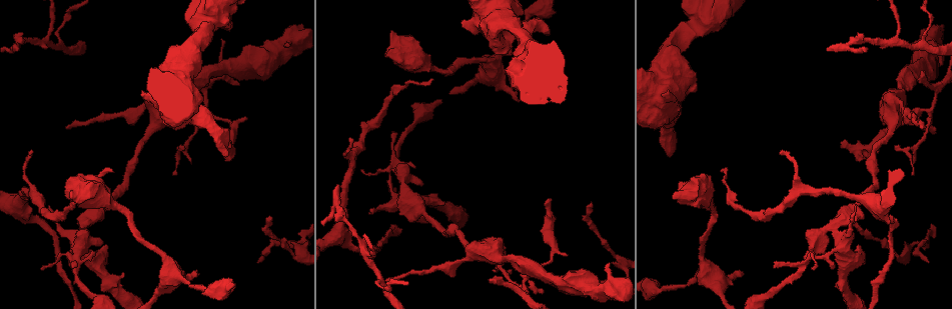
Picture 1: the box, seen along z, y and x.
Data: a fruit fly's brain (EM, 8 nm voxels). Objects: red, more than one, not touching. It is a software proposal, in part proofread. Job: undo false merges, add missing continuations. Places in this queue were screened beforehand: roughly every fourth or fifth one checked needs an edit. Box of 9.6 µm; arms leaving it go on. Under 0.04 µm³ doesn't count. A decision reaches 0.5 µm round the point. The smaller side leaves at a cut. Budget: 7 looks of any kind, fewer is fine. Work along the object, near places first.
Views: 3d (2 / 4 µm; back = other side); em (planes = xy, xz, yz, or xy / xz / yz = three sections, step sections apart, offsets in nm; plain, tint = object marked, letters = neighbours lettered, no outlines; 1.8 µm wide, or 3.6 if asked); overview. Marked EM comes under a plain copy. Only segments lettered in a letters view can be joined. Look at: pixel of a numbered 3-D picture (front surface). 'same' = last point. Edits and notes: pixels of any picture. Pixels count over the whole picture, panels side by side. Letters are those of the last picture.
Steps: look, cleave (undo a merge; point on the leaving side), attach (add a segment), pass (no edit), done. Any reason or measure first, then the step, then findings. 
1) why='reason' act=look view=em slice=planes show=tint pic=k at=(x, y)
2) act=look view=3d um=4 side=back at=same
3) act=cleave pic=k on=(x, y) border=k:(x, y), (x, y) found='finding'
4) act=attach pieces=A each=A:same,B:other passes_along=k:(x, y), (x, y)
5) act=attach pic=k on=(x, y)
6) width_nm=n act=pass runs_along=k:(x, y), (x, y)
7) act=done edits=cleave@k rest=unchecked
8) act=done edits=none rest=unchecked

why='an open end' act=look view=em slice=yz step=16 show=tint pic=1 at=(247, 119)

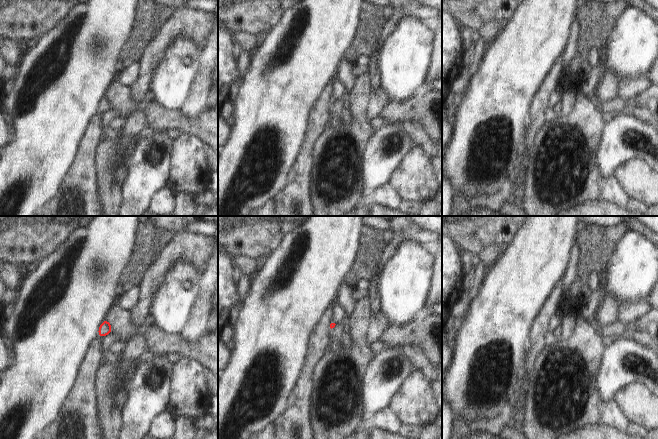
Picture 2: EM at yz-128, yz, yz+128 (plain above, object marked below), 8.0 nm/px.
why='another direction' act=look view=em slice=planes show=letters at=same

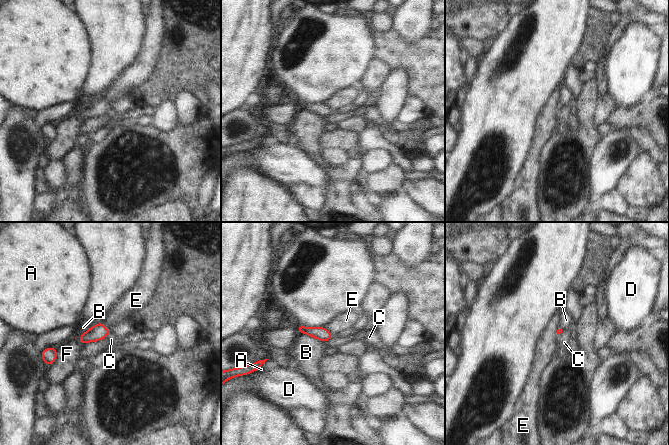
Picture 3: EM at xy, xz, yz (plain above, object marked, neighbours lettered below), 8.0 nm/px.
act=pass each=A:other,B:other,C:other,D:other,E:other,F:other border=3:(334, 335), (326, 341) found='none of them fits'

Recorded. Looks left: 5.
why='branch stops here' act=look view=3d um=2 pic=1 at=(517, 101)

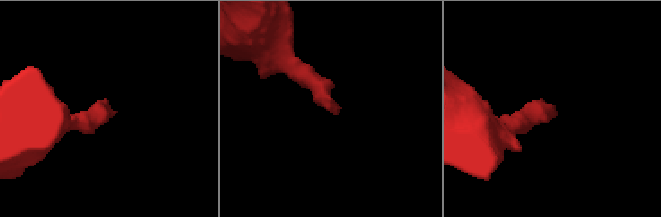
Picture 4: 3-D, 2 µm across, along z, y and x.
why='shape alone is not enough' act=look view=em slice=yz step=16 show=letters pic=4 at=(556, 114)

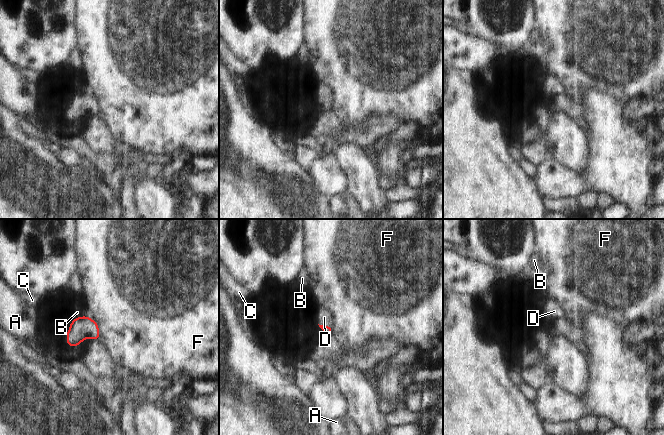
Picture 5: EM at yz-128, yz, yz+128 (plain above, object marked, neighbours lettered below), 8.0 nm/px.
why='cut it another way' act=look view=em slice=planes show=letters at=same

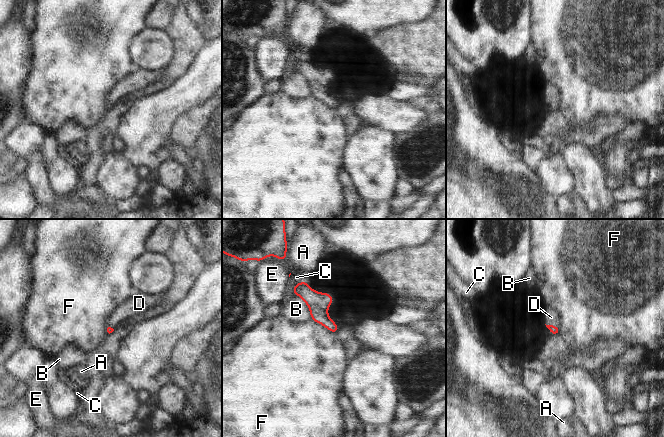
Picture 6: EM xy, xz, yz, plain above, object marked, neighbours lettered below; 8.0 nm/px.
act=attach pieces=D each=A:other,B:other,C:other,D:same,E:other,F:other passes_along=6:(554, 330), (552, 325), (551, 317) found='the neuron continues'

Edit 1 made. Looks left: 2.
act=look view=overview

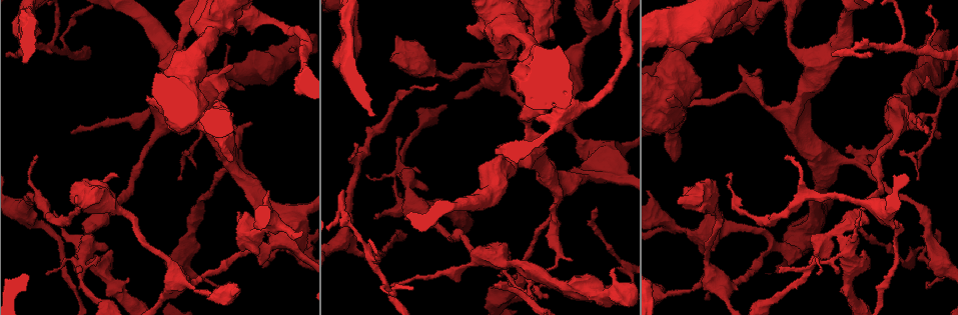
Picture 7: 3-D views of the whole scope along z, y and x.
why='three arms meet' act=look view=em slice=planes show=letters pic=7 at=(552, 213)

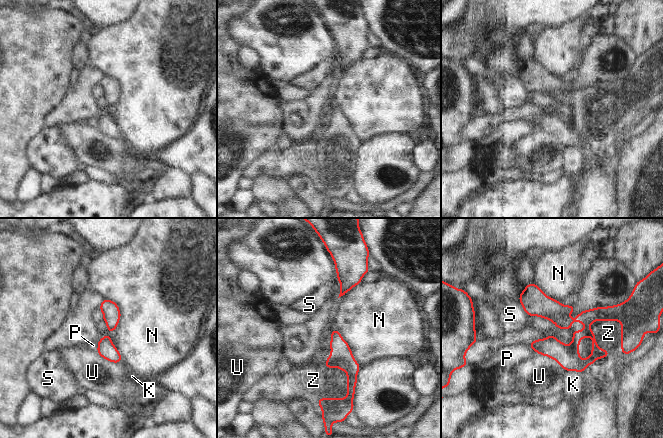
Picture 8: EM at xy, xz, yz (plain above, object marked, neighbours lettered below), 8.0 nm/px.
act=cleave pic=8 on=(597, 353) each=K:other,N:other,P:other,S:other,U:other,Z:other border=8:(569, 346), (578, 358) found='two neurons meet here'

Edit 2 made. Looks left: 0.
act=done edits=attach@6,cleave@8 rest=unchecked

